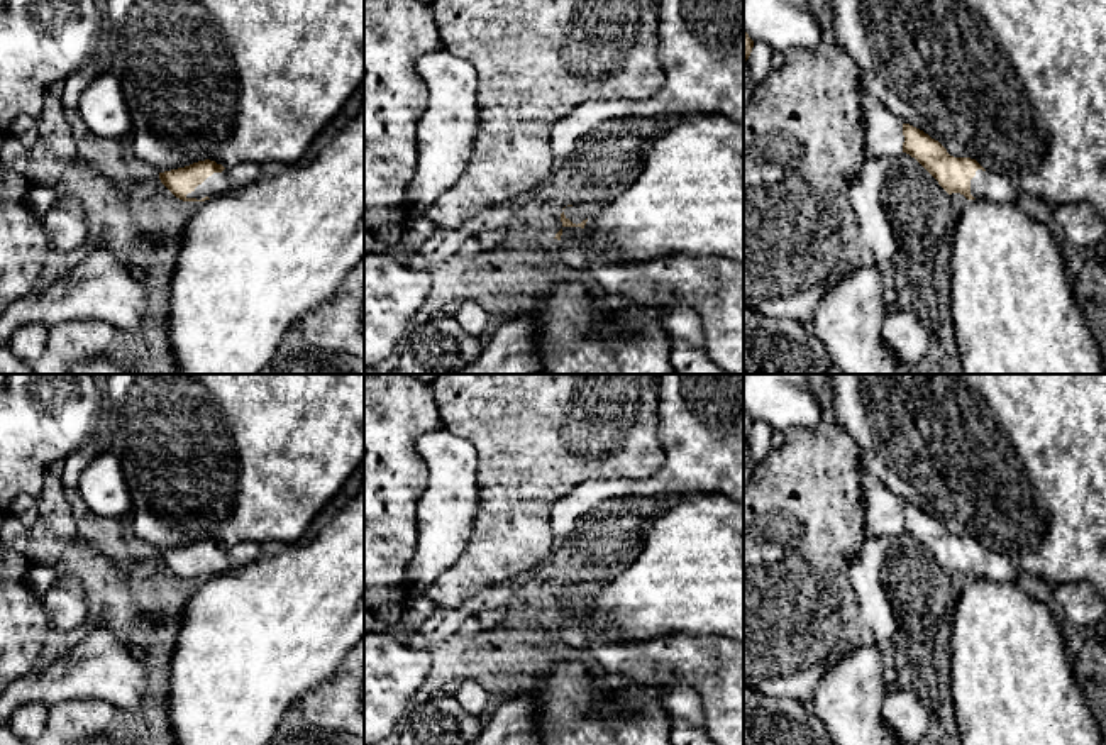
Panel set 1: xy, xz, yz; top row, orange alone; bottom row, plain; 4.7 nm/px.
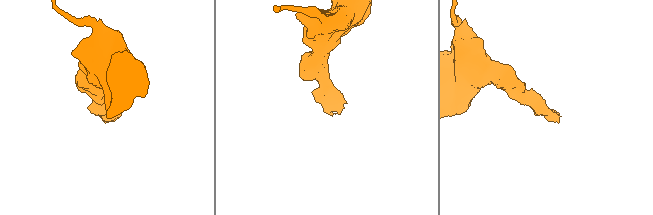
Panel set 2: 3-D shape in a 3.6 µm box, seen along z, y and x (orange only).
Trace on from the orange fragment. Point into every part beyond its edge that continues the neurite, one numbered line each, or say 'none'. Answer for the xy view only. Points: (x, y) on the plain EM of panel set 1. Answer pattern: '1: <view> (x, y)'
1: xy (229, 559)

